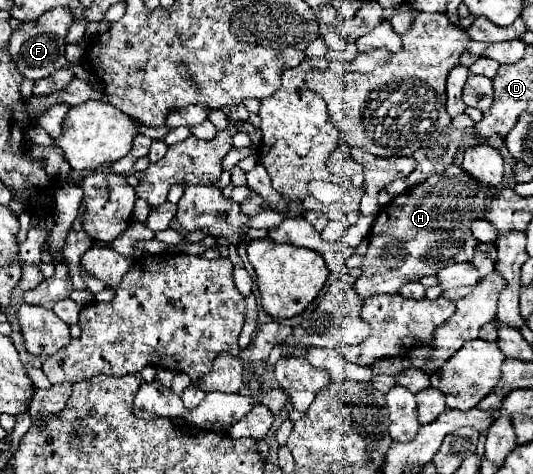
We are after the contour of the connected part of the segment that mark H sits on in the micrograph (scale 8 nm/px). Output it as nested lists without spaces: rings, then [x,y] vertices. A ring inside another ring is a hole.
[[[449,165],[443,175],[431,175],[419,187],[397,195],[387,207],[383,207],[369,233],[369,249],[361,261],[361,277],[355,281],[355,291],[361,299],[379,293],[397,293],[405,283],[417,281],[423,275],[435,275],[439,269],[451,263],[469,261],[475,255],[477,241],[471,235],[471,223],[485,217],[485,207],[489,205],[489,187],[481,187],[473,177],[463,173],[461,167]]]

